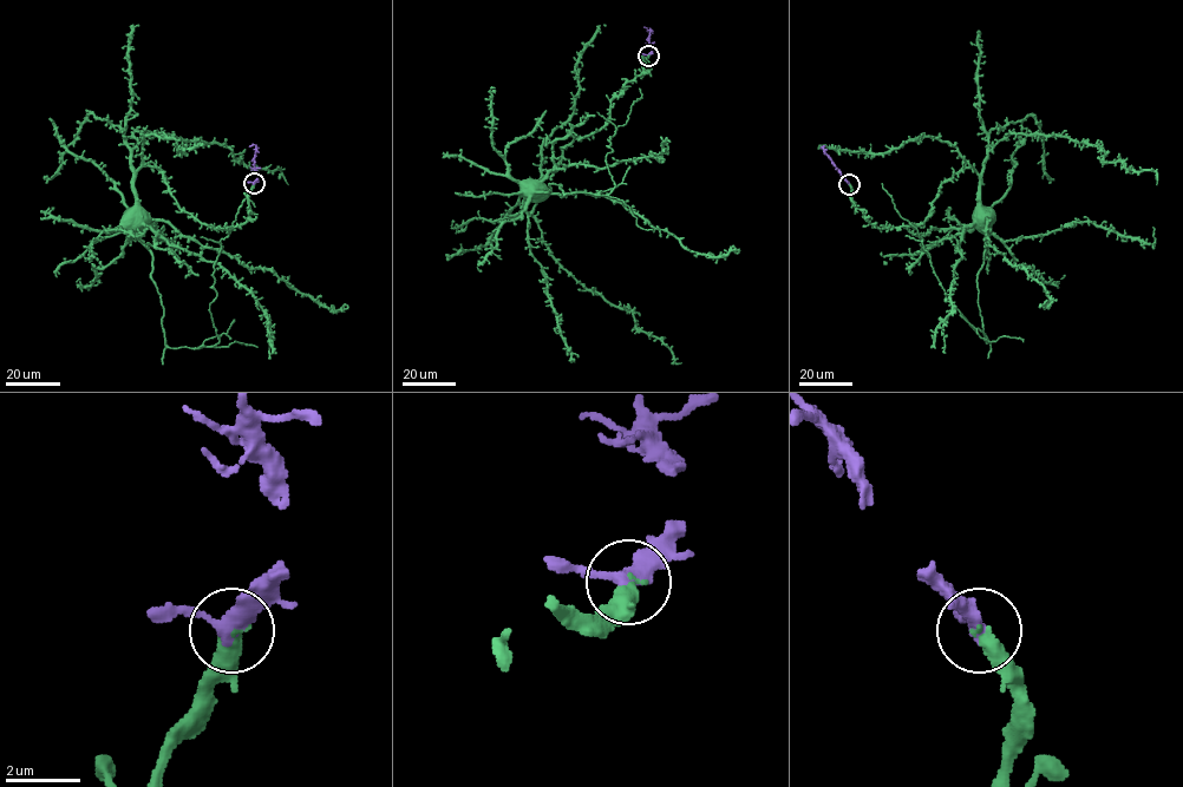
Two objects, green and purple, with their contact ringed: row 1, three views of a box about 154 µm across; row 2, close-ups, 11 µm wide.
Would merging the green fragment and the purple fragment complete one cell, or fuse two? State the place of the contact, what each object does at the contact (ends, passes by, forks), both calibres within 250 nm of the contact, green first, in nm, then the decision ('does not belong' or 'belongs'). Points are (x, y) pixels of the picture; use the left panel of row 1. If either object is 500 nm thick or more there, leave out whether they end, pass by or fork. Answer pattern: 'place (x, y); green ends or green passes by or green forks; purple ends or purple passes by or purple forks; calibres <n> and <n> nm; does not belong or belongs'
place (254, 183); green ends; purple passes by; calibres 400 and 380 nm; belongs

